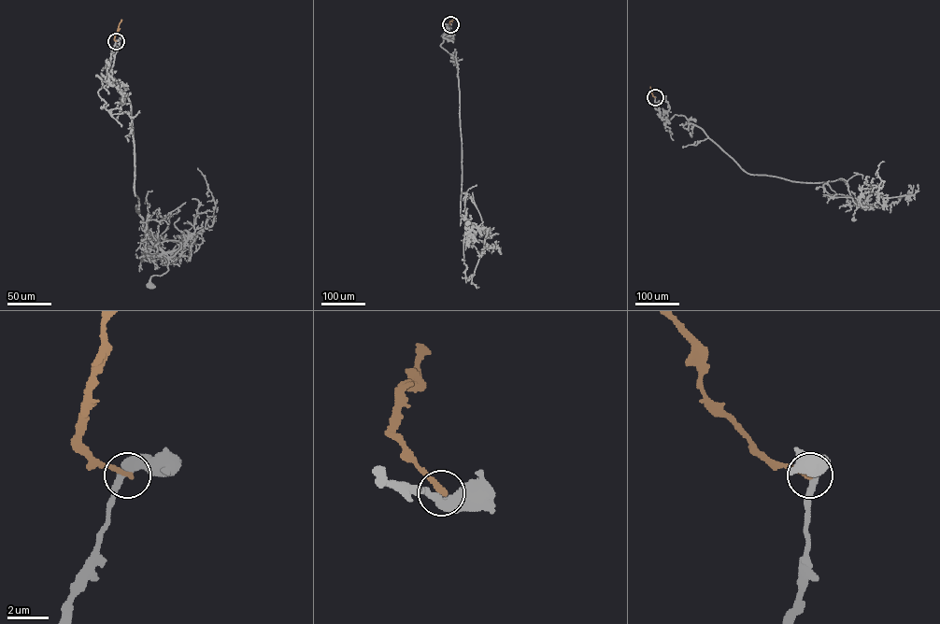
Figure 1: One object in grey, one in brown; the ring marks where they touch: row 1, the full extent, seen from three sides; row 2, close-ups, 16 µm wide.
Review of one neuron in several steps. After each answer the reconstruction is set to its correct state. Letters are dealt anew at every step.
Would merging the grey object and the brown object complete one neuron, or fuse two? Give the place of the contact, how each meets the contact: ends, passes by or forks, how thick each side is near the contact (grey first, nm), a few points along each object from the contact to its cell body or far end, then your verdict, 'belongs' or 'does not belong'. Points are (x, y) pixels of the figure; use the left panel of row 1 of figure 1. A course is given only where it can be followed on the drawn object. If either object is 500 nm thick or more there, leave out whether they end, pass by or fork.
at (116, 41); grey passes by; brown ends there; 340 nm thick on the grey side, 260 nm on the other; grey runs (116, 41), (106, 71), (113, 83), (96, 76), (114, 78), (129, 101), (135, 211), (168, 257), (151, 285); brown runs (116, 41), (114, 37), (121, 20); does not belong

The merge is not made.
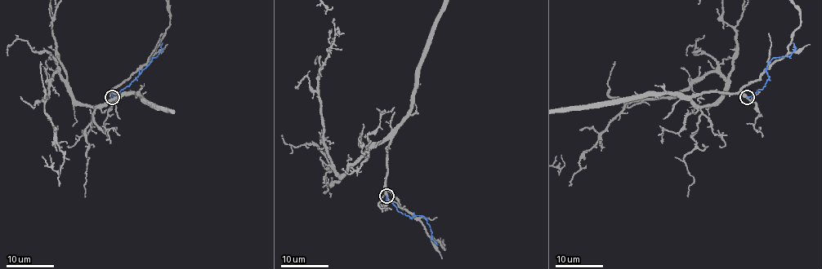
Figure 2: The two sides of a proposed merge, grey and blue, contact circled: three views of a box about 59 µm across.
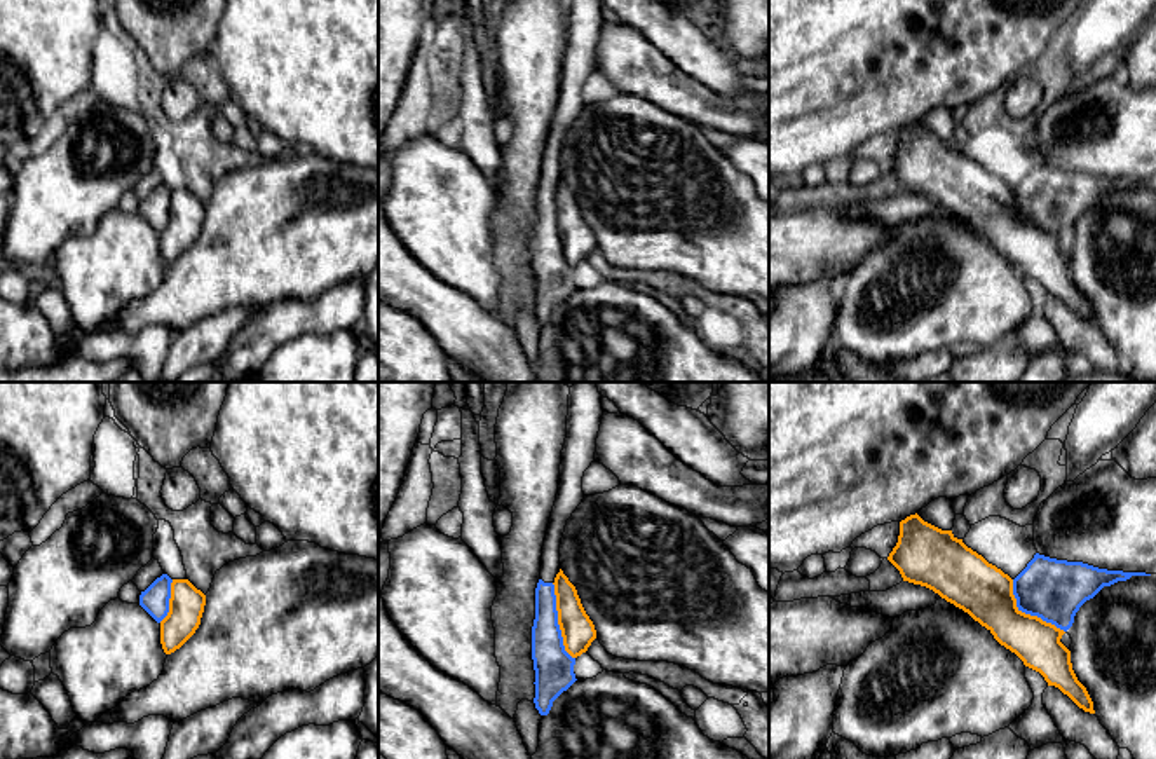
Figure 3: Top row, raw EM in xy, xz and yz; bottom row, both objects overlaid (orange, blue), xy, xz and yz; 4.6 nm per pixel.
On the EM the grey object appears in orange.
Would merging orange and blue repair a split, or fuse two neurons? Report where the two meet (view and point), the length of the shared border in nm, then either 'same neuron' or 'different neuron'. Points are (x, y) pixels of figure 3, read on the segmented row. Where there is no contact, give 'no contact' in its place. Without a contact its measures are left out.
xz (558, 622) | 360 nm | different neuron

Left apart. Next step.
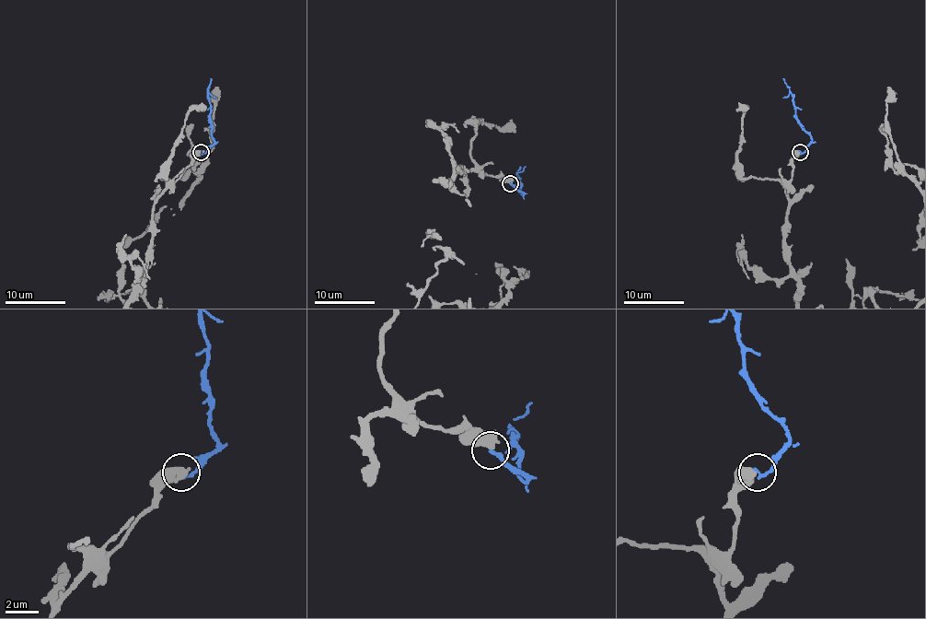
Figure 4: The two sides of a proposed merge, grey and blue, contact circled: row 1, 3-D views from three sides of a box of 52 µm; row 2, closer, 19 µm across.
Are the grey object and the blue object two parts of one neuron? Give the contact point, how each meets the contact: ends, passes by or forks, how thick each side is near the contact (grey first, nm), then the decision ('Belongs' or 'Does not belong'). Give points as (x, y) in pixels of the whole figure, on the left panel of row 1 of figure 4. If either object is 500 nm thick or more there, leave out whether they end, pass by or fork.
Place: (201, 152). Thickness 650 nm (grey) against 220 nm. Does not belong

